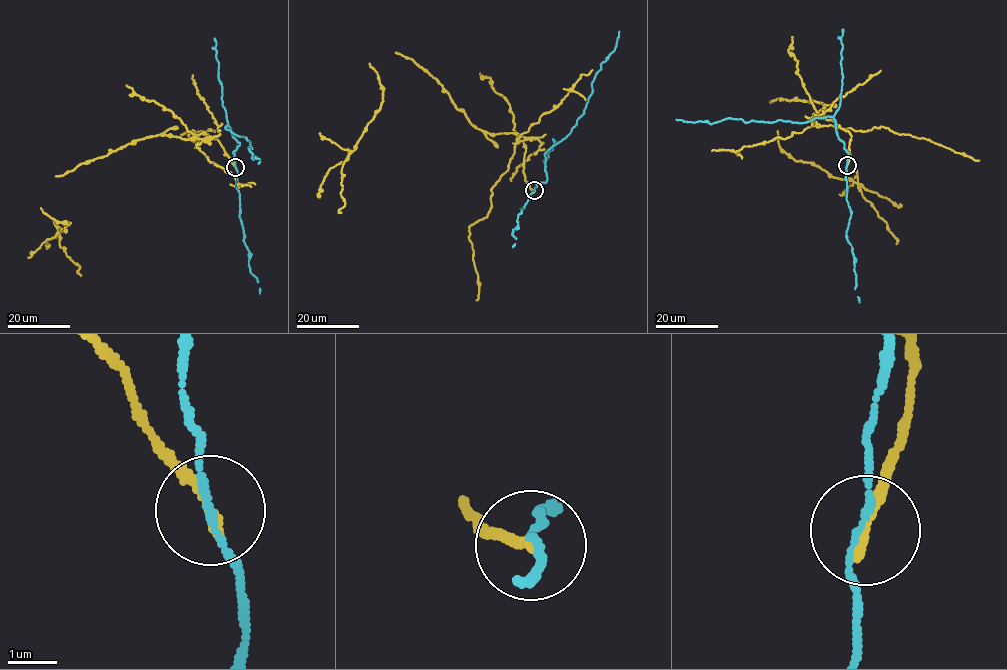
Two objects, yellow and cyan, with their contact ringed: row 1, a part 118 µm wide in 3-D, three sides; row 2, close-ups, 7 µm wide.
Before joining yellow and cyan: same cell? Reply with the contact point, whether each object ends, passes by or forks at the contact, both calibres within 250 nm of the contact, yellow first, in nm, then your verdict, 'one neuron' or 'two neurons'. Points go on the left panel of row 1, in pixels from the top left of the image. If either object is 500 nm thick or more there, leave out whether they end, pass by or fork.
place (235, 167); yellow ends; cyan passes by; calibres 220 and 140 nm; two neurons

